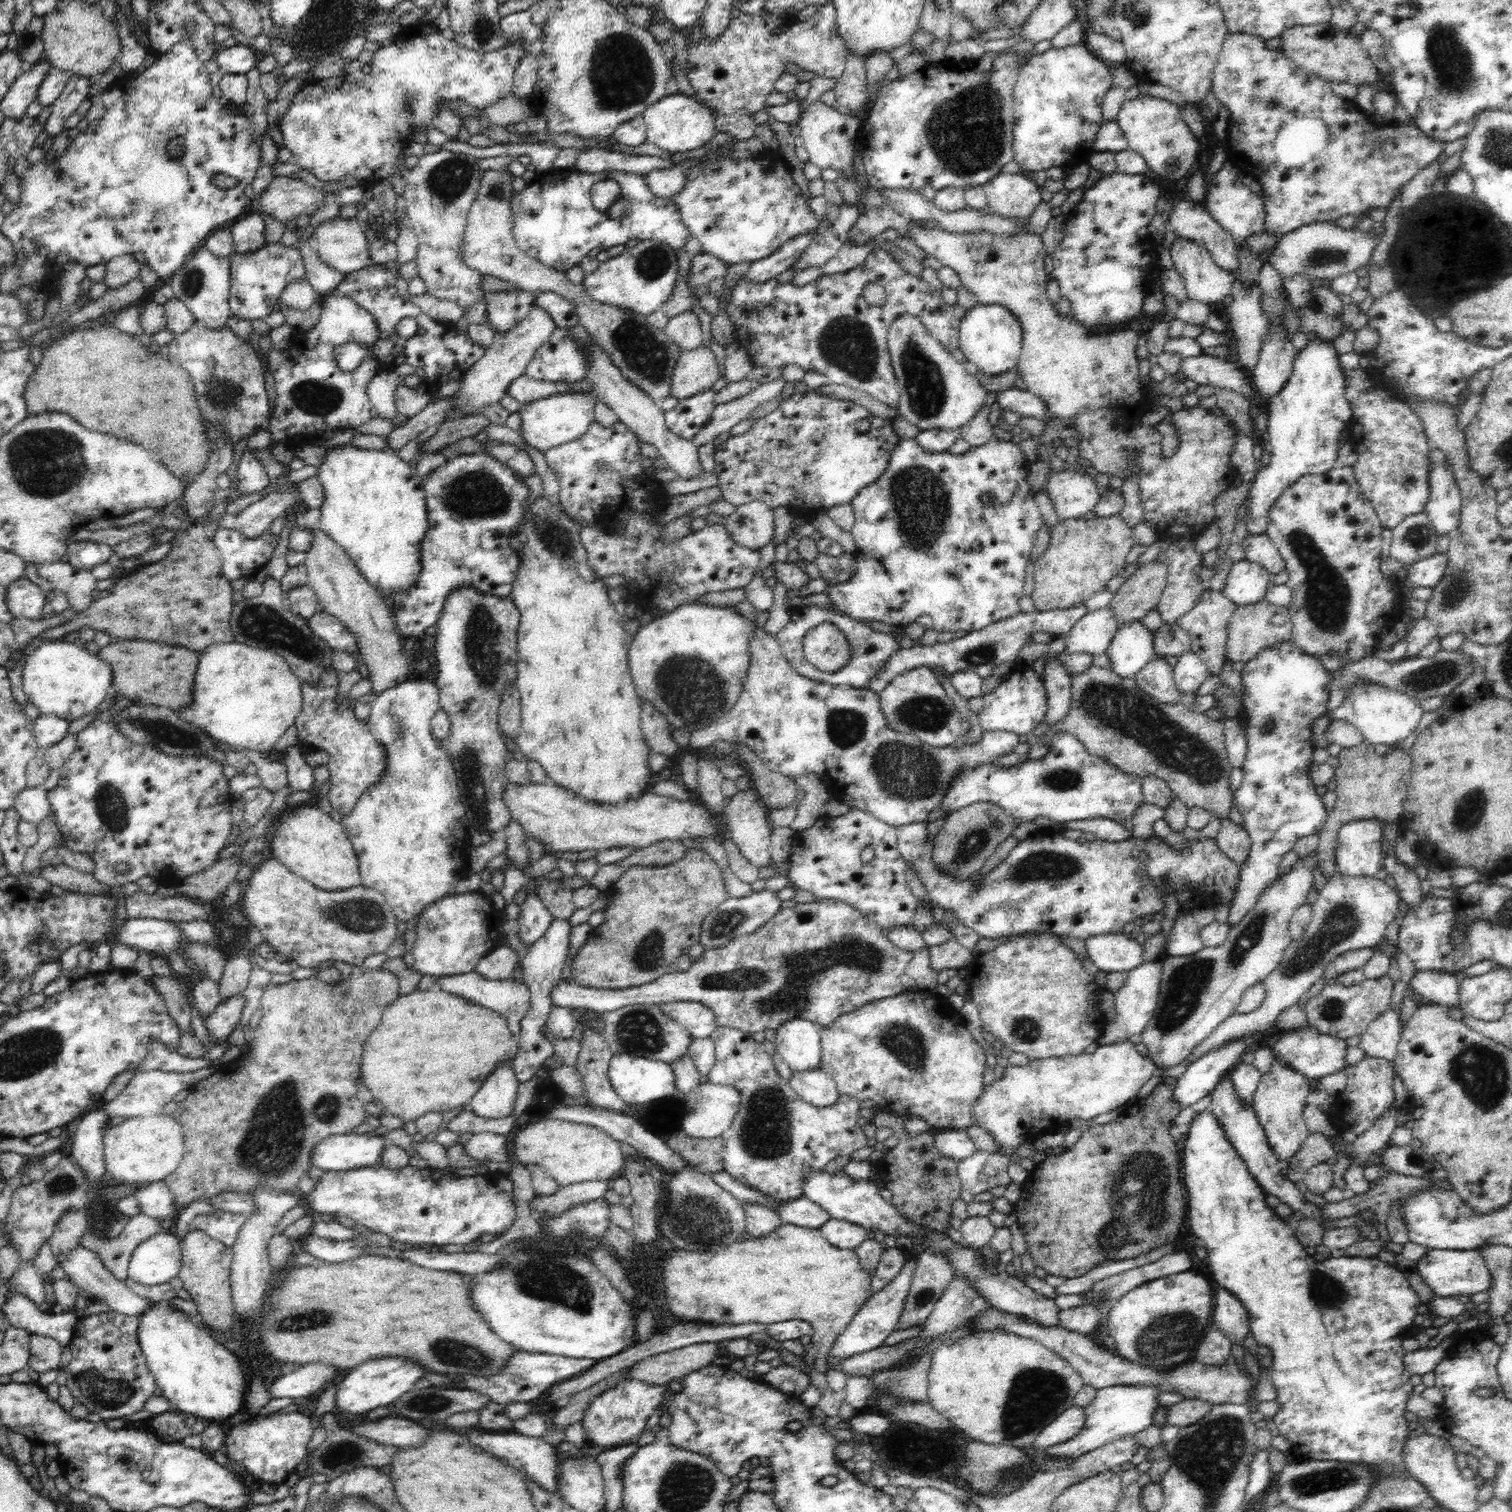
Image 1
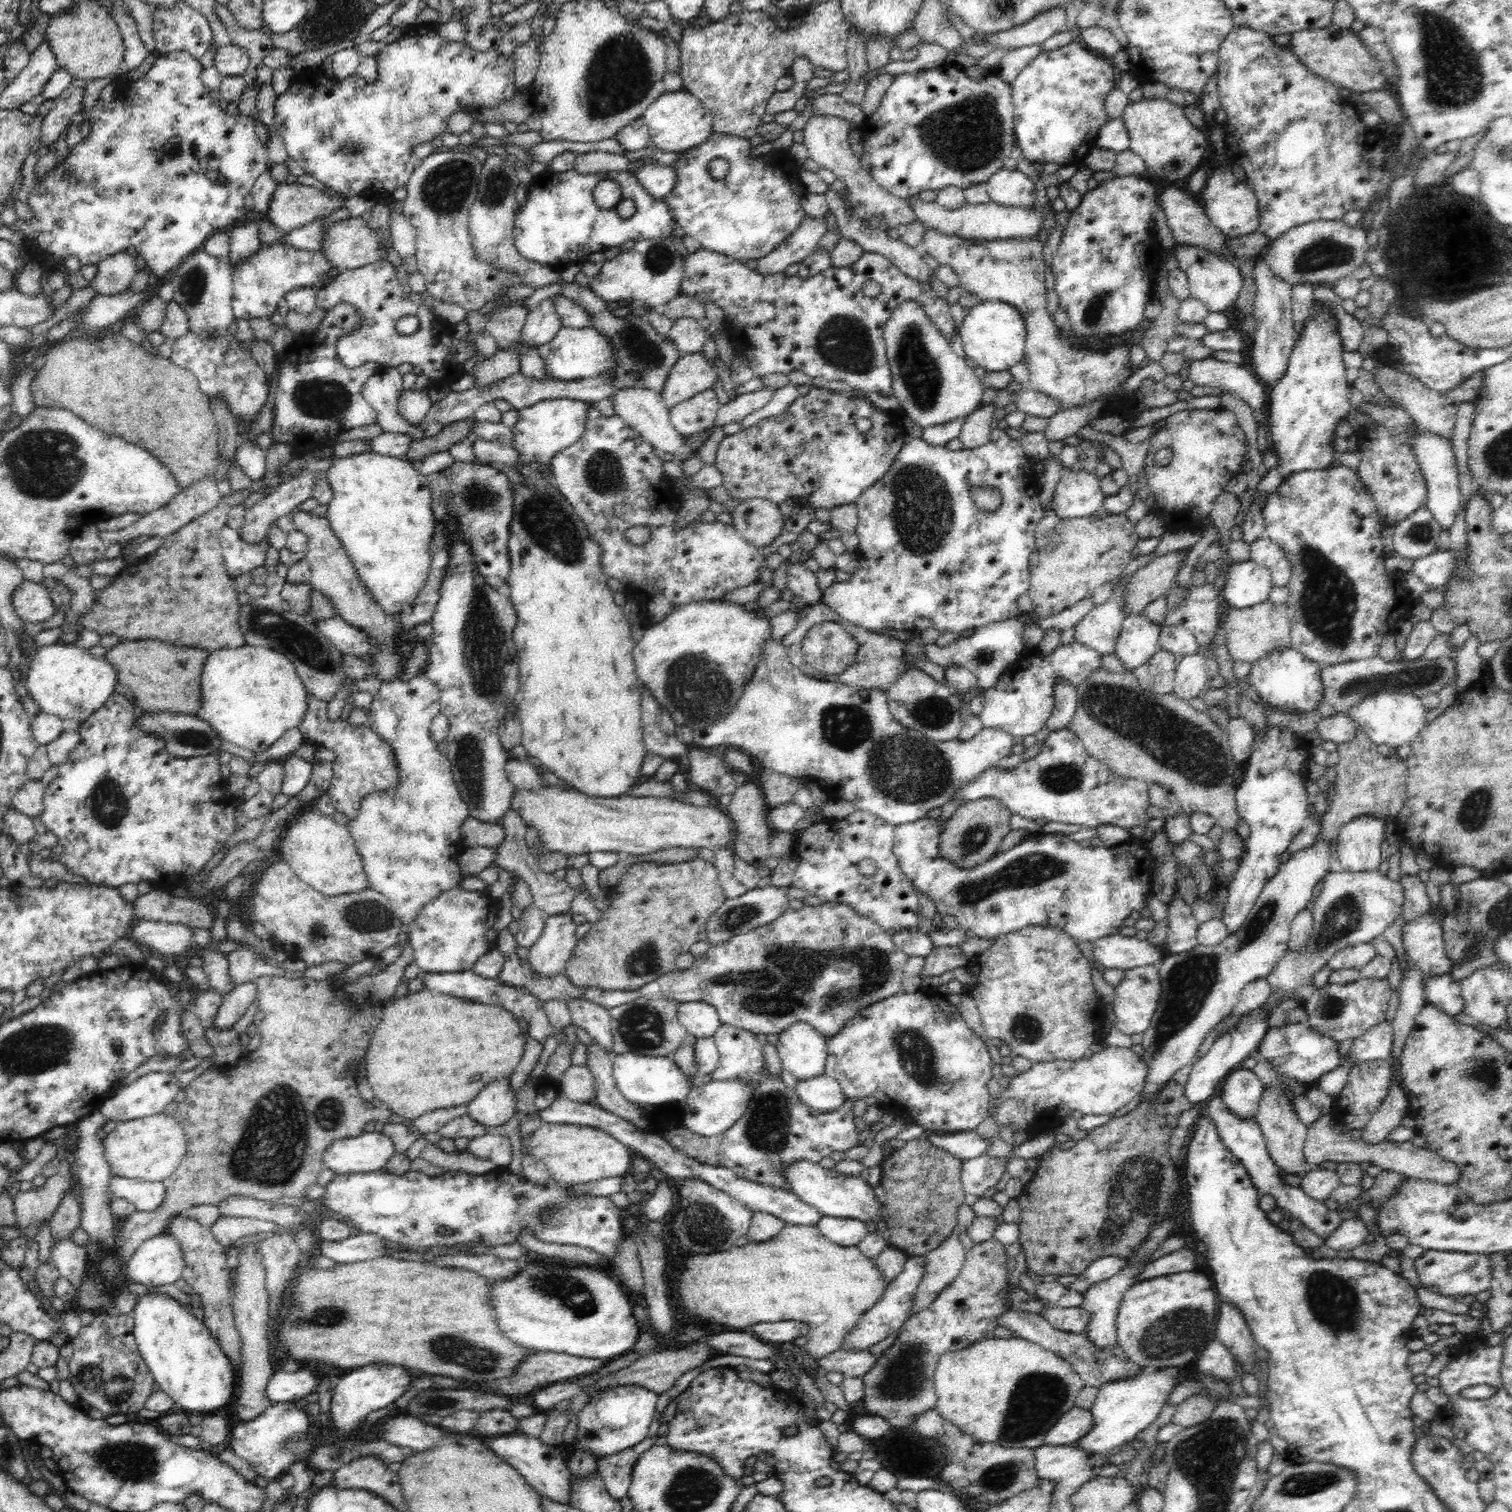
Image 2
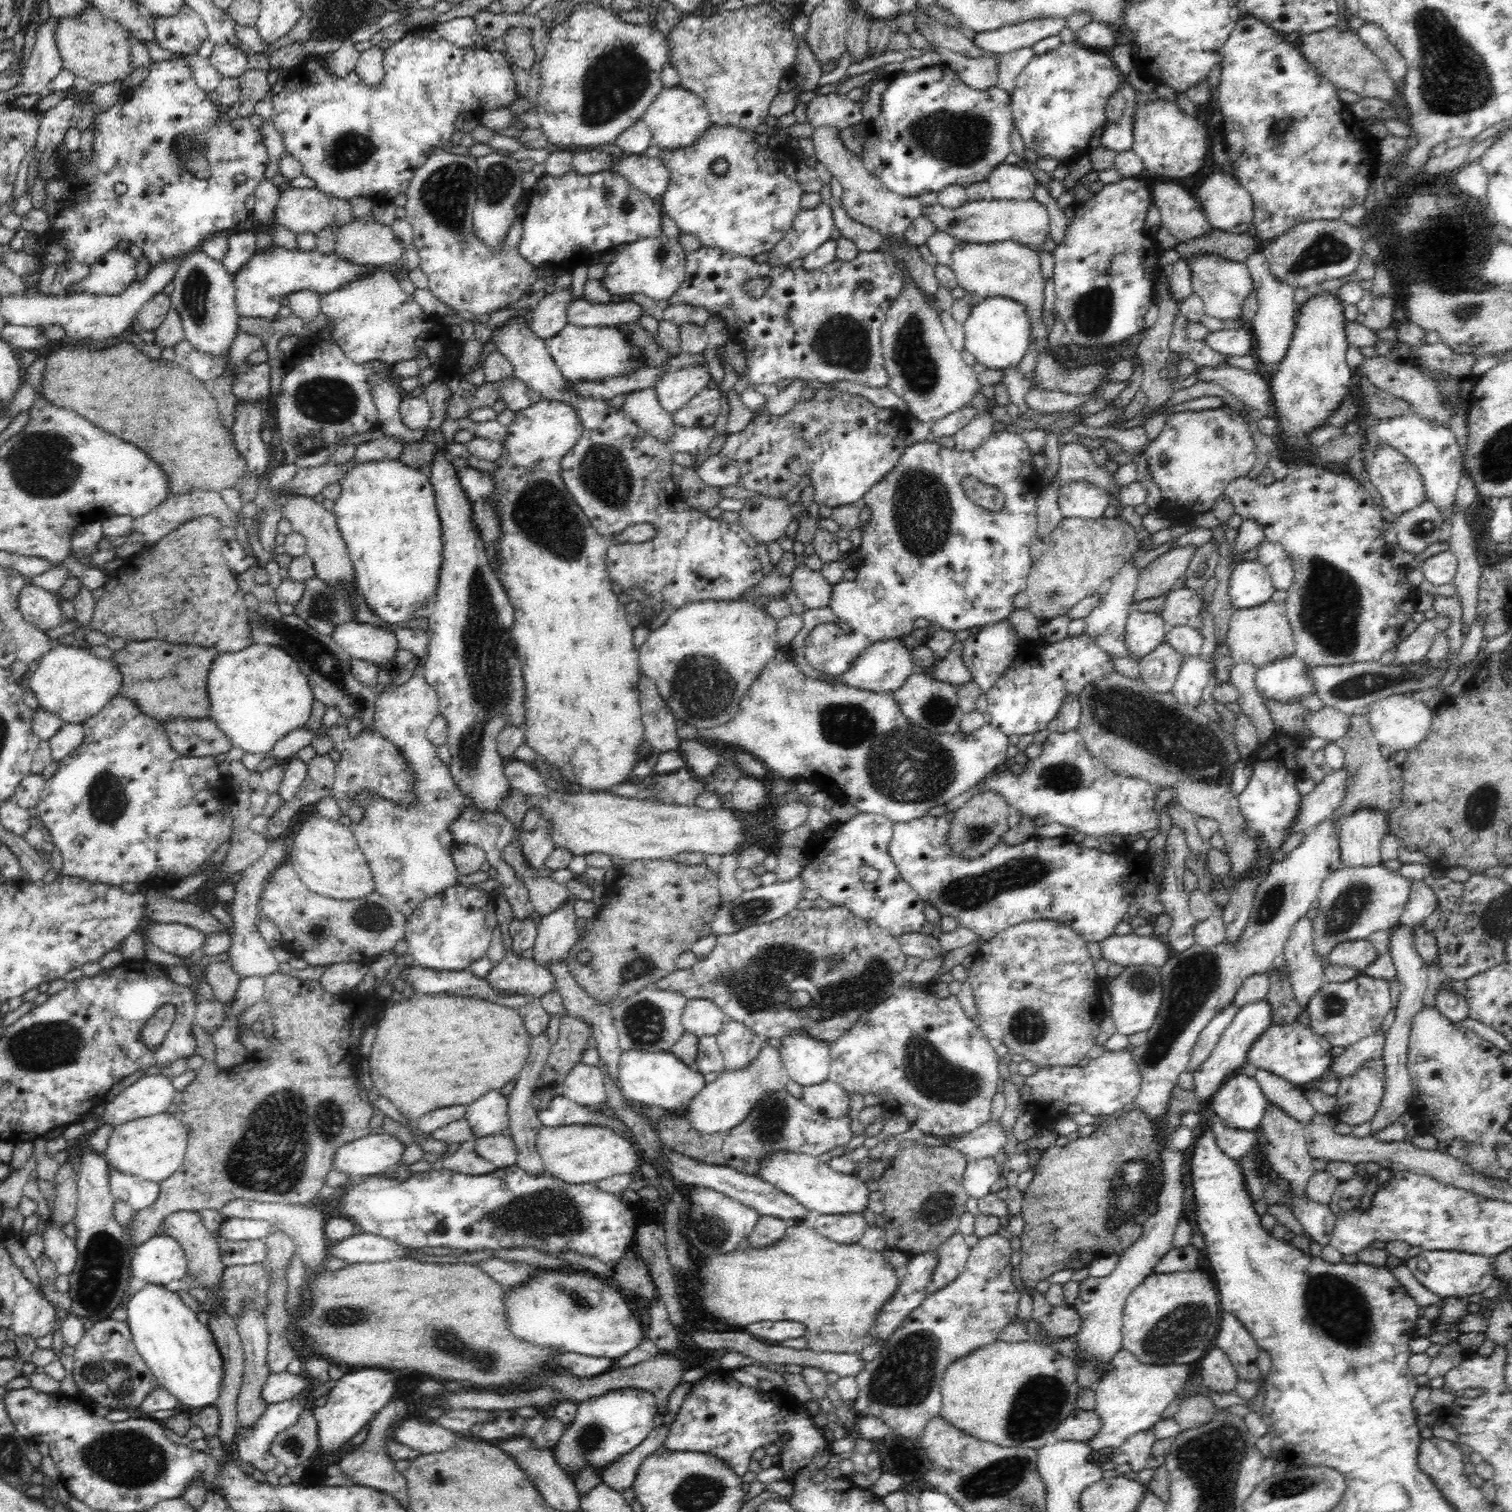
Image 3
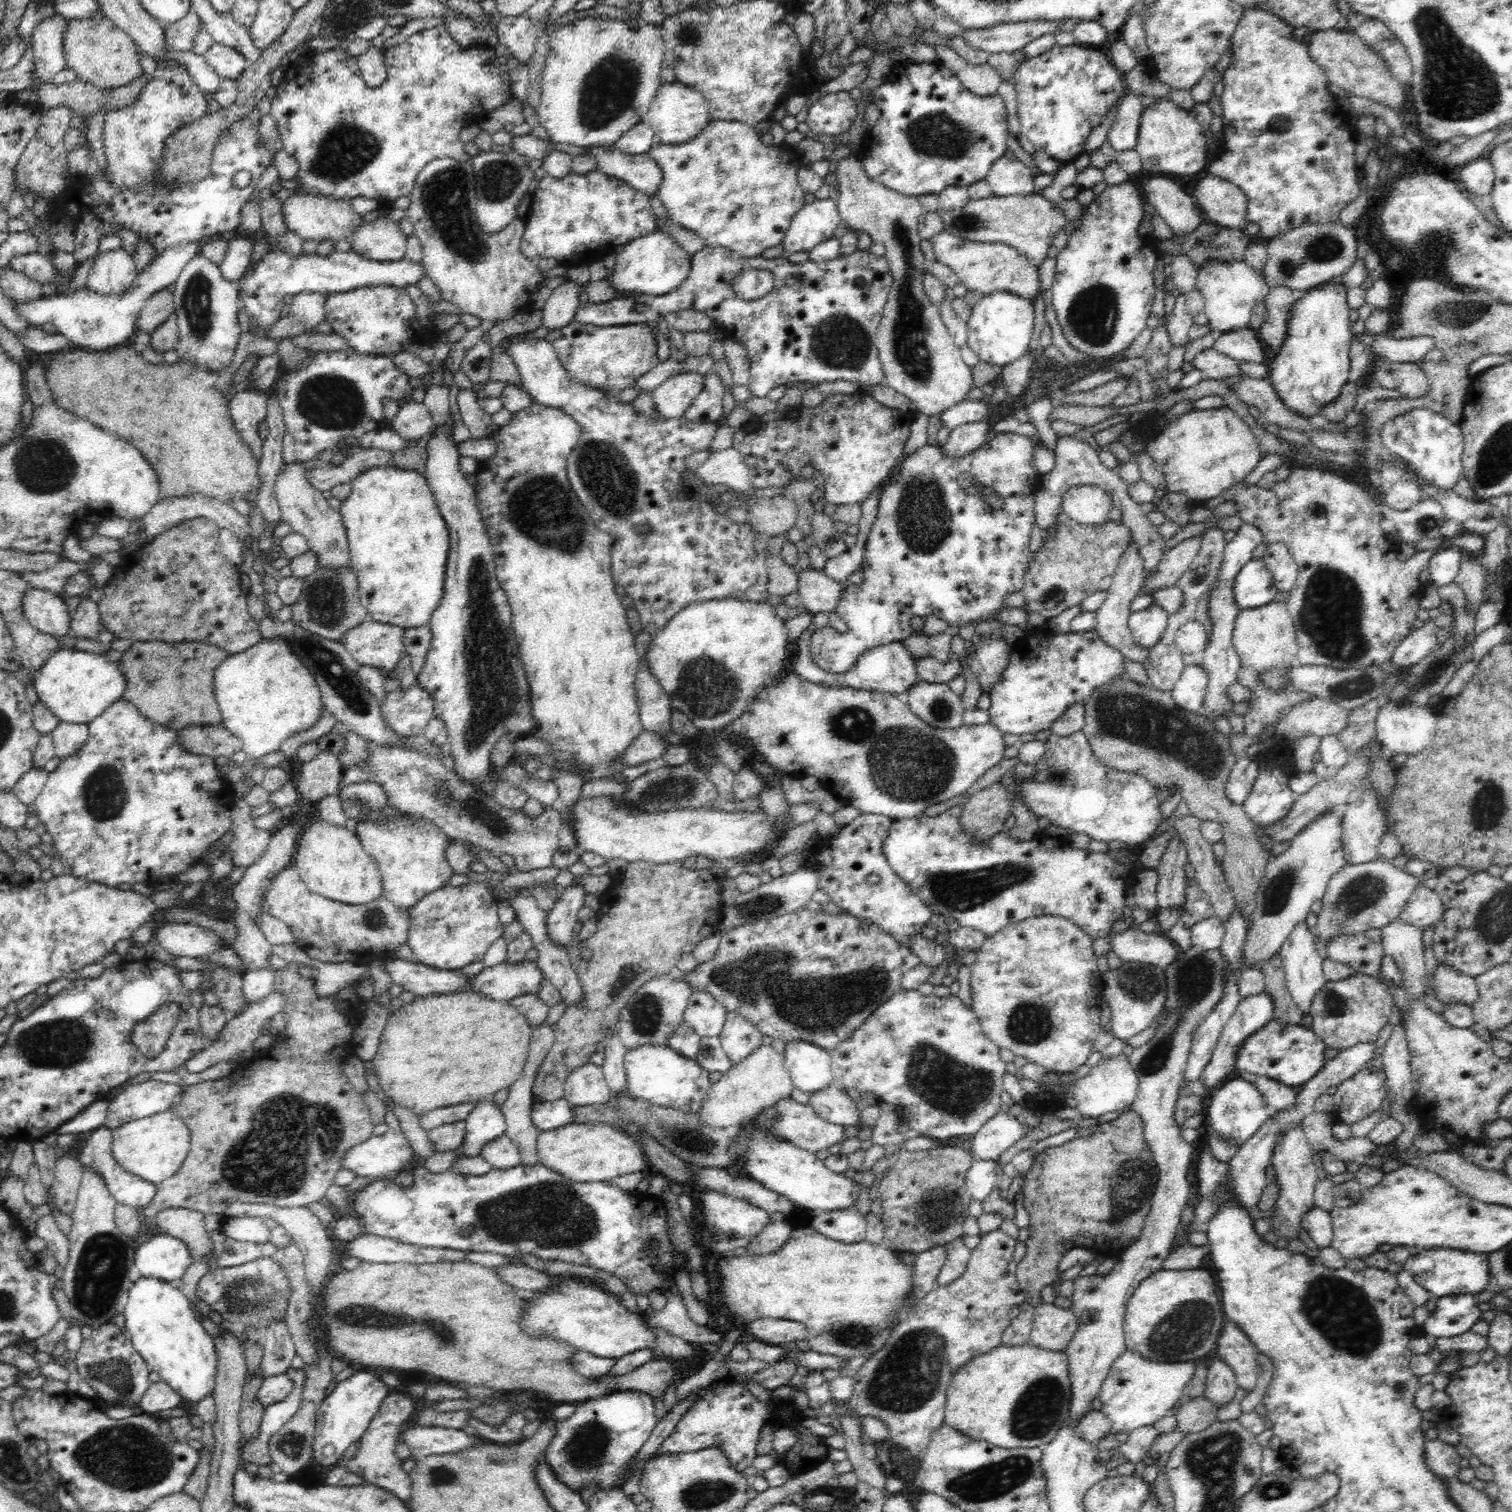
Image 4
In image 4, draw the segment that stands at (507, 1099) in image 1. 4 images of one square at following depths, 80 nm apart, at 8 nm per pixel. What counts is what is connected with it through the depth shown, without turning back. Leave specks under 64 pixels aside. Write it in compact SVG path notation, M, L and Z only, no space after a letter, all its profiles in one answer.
M493 1097L478 1101L465 1121L466 1134L455 1156L478 1156L484 1144L505 1134L505 1118Z

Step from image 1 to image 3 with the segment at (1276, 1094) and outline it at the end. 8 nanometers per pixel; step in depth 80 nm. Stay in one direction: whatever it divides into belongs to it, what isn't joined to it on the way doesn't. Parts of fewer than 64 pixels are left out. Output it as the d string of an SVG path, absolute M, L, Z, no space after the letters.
M1271 1104L1266 1106L1264 1116L1262 1116L1259 1124L1259 1128L1264 1131L1264 1137L1268 1139L1268 1146L1266 1146L1268 1165L1274 1172L1275 1177L1279 1176L1287 1180L1288 1192L1296 1195L1296 1197L1307 1195L1306 1186L1308 1186L1308 1180L1316 1172L1312 1167L1312 1156L1308 1152L1306 1127L1303 1122L1288 1116L1279 1106L1272 1106Z

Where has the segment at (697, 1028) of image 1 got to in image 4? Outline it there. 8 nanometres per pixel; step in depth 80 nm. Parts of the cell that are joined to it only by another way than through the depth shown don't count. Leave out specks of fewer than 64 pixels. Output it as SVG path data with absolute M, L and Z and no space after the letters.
M694 991L689 996L683 1020L701 1037L719 1036L724 1028L726 1008L710 992Z

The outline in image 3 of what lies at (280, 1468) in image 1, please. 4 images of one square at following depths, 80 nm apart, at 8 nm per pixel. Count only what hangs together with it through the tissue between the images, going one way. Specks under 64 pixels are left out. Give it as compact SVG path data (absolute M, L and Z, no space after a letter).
M296 1396L278 1404L269 1404L252 1428L239 1428L235 1444L236 1458L250 1462L264 1474L272 1472L279 1460L269 1453L271 1442L282 1429L293 1425L301 1412L302 1404Z

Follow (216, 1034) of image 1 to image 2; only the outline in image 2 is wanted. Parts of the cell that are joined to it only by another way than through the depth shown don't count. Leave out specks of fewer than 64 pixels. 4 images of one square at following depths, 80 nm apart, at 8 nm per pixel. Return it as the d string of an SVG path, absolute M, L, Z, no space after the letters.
M254 981L236 985L234 990L223 995L223 1004L214 1018L212 1027L217 1032L220 1029L230 1028L231 1024L234 1024L252 1005L252 1002L255 1002L258 994L257 983Z

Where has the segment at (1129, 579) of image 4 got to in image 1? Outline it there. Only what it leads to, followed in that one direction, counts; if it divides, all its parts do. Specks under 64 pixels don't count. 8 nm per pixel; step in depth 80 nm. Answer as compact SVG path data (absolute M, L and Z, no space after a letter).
M1104 607L1097 611L1087 613L1061 637L1065 640L1066 653L1088 653L1104 655L1116 631L1119 629L1116 613L1110 607Z

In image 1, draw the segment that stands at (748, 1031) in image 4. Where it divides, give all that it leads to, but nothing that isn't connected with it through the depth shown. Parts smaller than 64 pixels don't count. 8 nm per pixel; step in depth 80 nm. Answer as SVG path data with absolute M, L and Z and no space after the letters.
M718 1027L711 1036L715 1044L716 1062L708 1072L708 1082L716 1085L732 1085L740 1091L740 1110L727 1131L721 1135L725 1140L722 1159L725 1171L736 1181L764 1192L775 1202L784 1204L804 1197L803 1180L810 1174L822 1170L828 1162L842 1156L845 1161L869 1139L858 1126L861 1109L859 1100L853 1096L842 1096L832 1104L818 1108L804 1102L792 1085L774 1069L772 1056L765 1051L763 1043L756 1041L749 1032L736 1028Z

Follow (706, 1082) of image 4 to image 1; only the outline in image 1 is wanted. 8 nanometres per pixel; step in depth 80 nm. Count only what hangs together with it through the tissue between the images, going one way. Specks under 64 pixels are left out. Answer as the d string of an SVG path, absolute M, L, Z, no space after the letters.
M626 1053L613 1055L609 1062L608 1076L616 1094L632 1106L652 1103L661 1099L681 1098L680 1094L675 1094L674 1069L670 1063L664 1061L652 1060L643 1056L632 1056Z

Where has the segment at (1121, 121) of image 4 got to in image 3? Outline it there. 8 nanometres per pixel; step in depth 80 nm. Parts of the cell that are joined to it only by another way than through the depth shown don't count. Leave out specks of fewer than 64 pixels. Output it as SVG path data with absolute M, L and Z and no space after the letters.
M1123 77L1119 91L1125 93L1128 106L1123 110L1122 116L1104 126L1100 130L1100 146L1124 152L1132 148L1134 142L1134 125L1132 125L1132 114L1136 110L1136 92L1137 90Z

